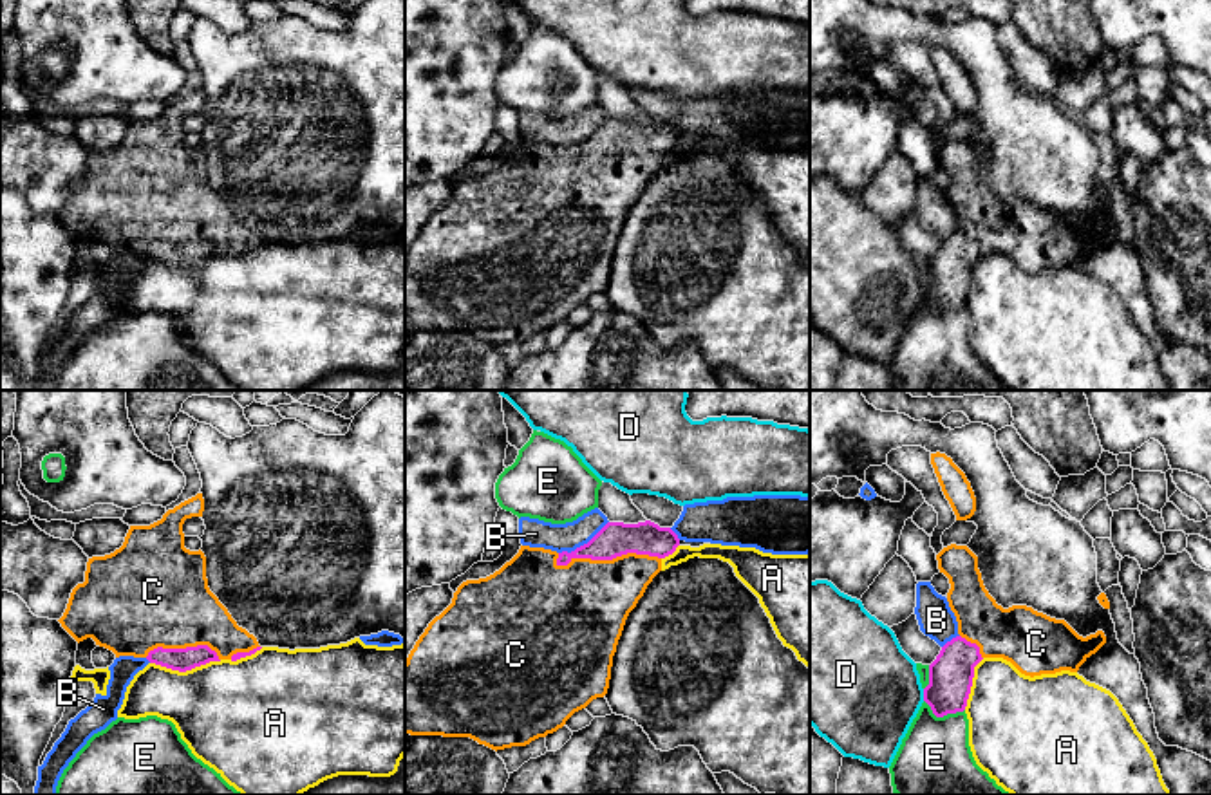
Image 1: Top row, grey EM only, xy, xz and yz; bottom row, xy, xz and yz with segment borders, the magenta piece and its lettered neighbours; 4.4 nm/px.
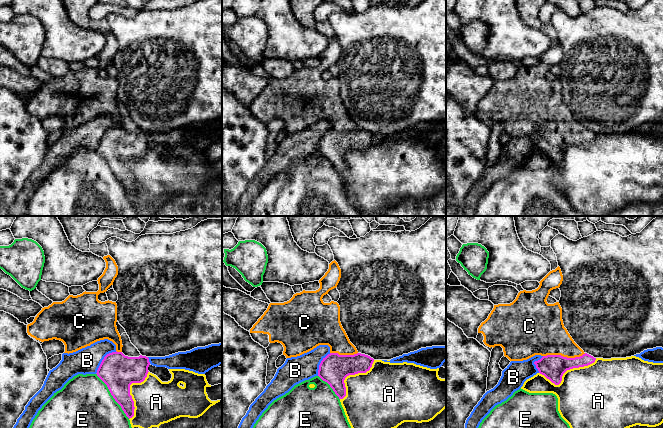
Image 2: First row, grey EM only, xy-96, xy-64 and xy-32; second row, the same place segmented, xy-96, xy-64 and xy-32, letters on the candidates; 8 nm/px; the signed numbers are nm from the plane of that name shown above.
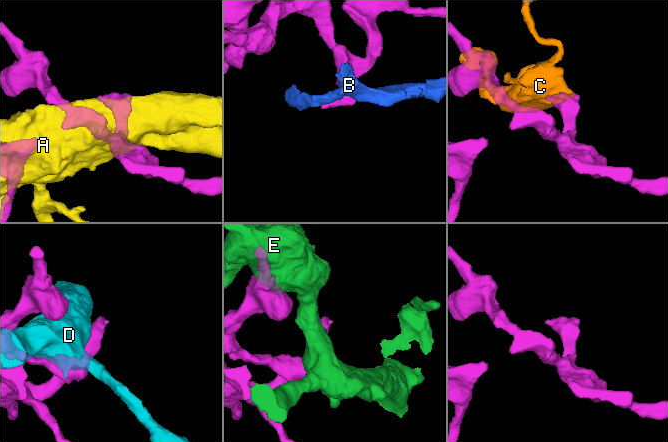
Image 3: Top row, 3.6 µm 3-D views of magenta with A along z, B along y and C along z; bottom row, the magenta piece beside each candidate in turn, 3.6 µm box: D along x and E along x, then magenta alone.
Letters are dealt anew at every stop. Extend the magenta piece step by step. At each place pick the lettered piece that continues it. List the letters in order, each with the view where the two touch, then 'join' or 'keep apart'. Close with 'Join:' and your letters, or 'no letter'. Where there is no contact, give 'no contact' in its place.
A: xy | keep apart
B: xz | keep apart
C: xz | join
D: yz | keep apart
E: yz | keep apart
Join: C

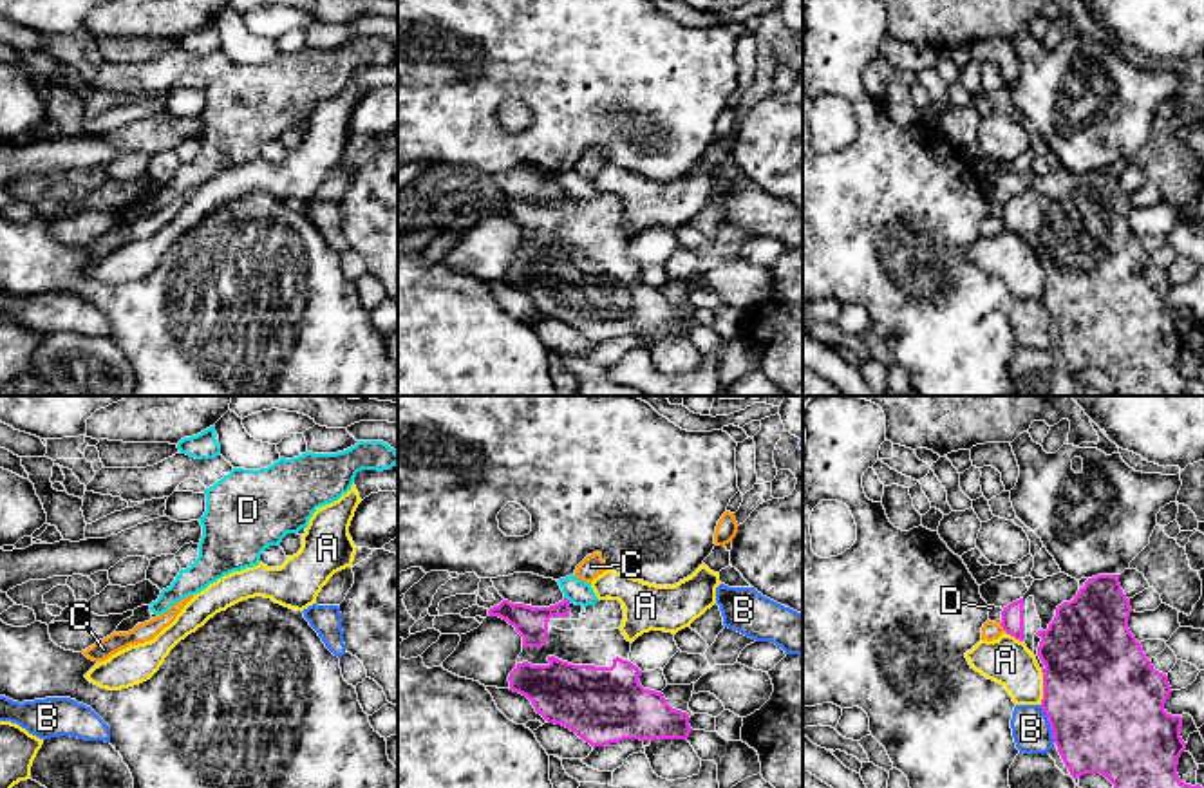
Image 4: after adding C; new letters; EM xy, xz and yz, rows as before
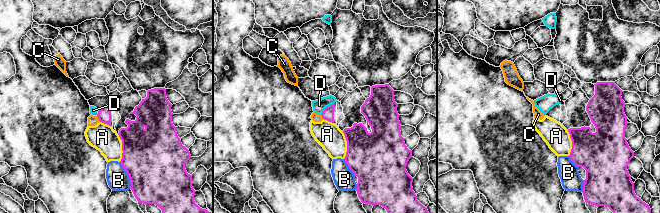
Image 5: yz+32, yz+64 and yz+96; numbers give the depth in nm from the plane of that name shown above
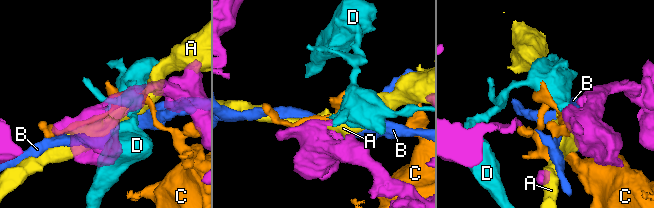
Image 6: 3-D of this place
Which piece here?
A: yz | keep apart
B: yz | keep apart
C: yz | keep apart
D: xz | keep apart
Join: no letter

